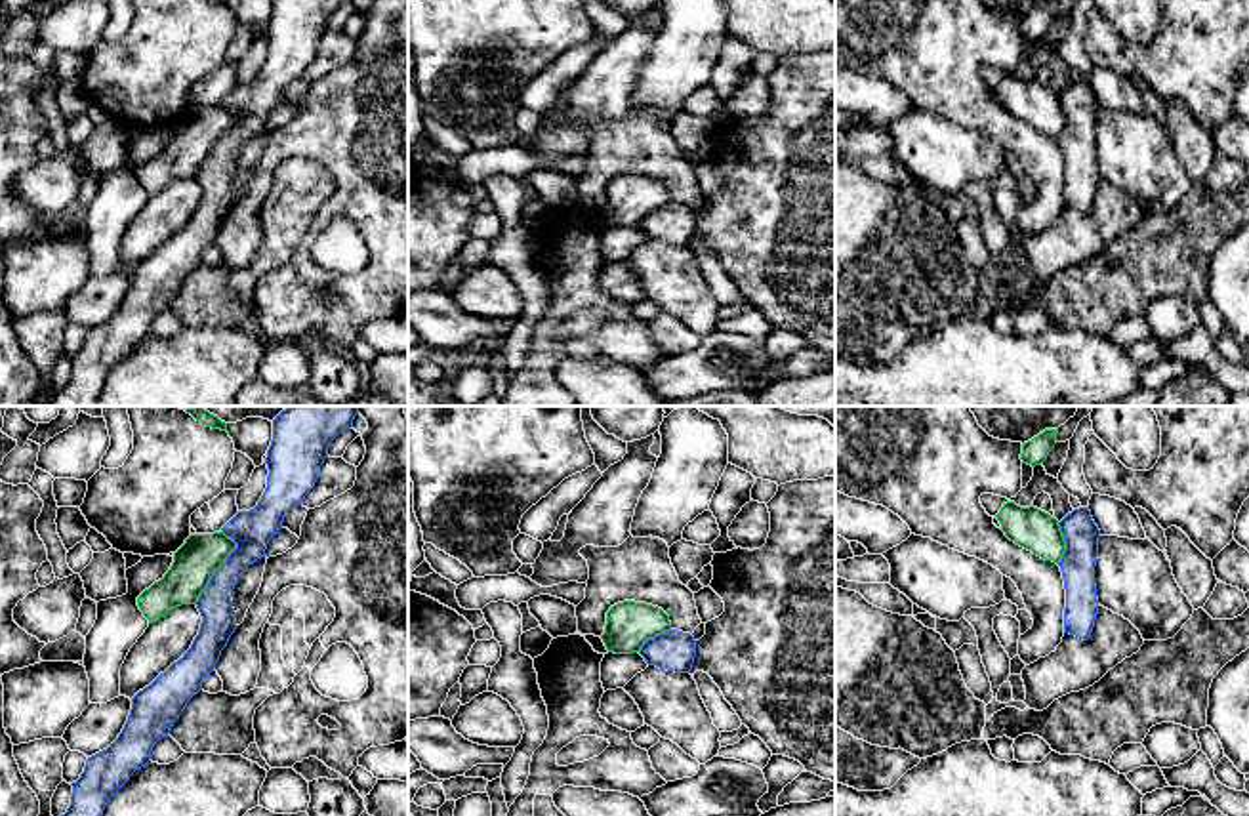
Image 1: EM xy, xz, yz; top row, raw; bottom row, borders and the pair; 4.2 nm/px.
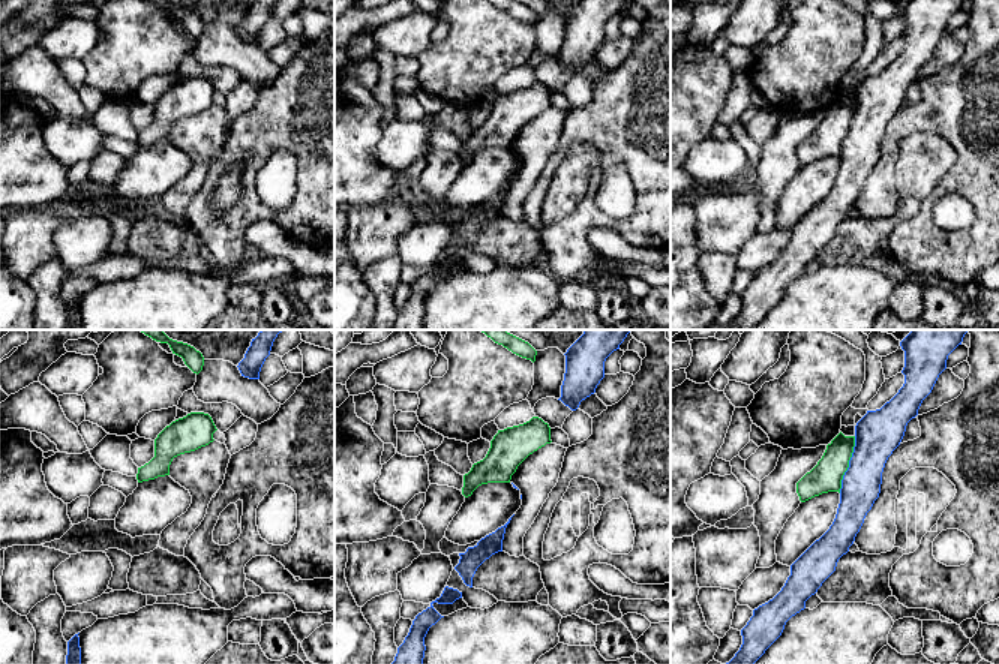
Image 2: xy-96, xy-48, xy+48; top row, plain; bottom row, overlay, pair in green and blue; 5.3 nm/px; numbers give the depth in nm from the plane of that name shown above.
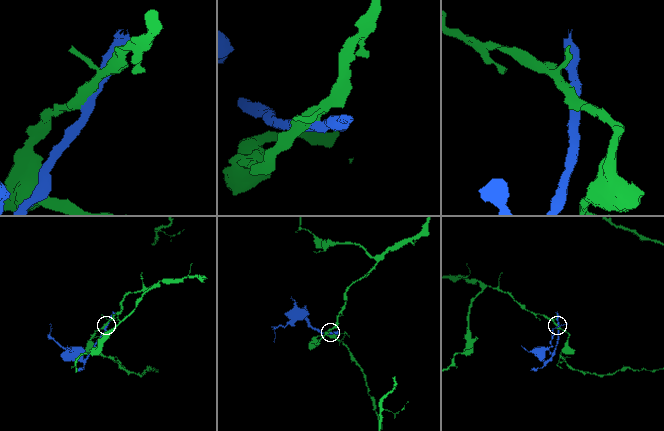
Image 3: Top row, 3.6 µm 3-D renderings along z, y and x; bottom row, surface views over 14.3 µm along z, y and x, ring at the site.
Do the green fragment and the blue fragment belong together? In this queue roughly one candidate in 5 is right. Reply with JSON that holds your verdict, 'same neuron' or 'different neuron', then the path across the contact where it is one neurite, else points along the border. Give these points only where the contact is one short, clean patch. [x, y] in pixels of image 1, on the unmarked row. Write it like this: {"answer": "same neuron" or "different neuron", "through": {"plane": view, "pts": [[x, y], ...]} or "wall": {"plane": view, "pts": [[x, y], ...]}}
{"answer": "different neuron"}

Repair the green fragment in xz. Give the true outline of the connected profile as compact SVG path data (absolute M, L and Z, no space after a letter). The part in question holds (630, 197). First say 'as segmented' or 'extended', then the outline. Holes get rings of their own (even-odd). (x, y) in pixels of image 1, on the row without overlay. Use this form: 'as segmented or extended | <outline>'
as segmented | M624 173L606 185L604 206L601 208L608 225L633 227L656 208L669 204L669 189L652 177Z

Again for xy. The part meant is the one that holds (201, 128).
as segmented | M223 105L191 107L174 126L174 135L162 153L137 170L137 179L151 194L160 193L170 181L195 177L214 145L236 122Z

